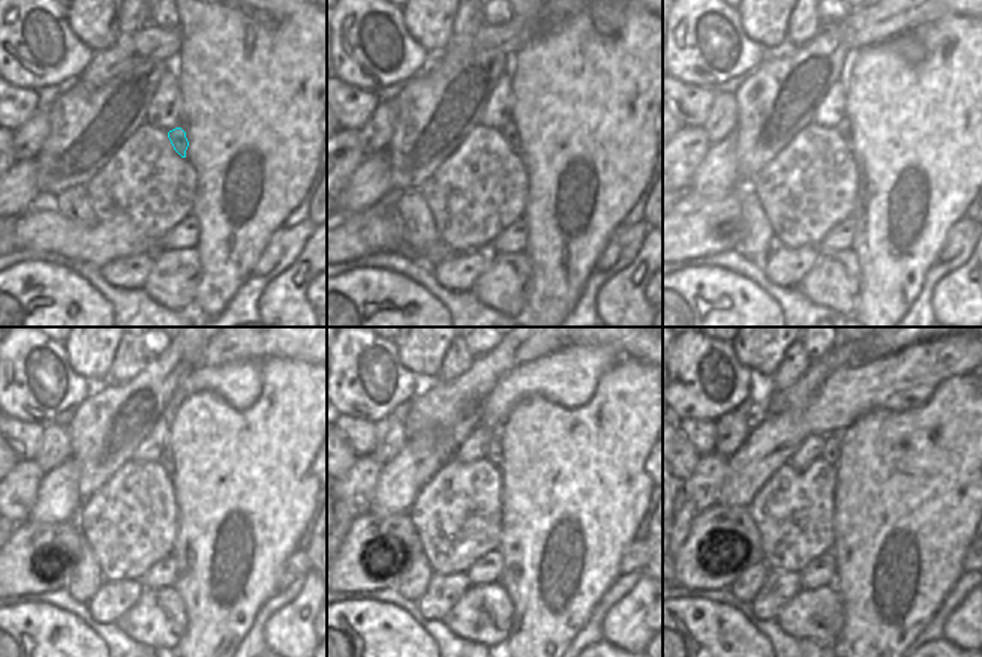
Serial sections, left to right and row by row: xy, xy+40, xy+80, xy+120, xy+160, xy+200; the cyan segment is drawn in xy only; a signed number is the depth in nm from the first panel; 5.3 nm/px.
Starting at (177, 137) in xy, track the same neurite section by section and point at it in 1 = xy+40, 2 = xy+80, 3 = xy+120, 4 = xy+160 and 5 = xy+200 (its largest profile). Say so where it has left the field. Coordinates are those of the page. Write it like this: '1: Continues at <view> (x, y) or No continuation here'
1: Continues at xy+40 (508, 131)
2: Continues at xy+80 (844, 131)
3: Continues at xy+120 (167, 461)
4: Continues at xy+160 (493, 453)
5: Continues at xy+200 (831, 452)

